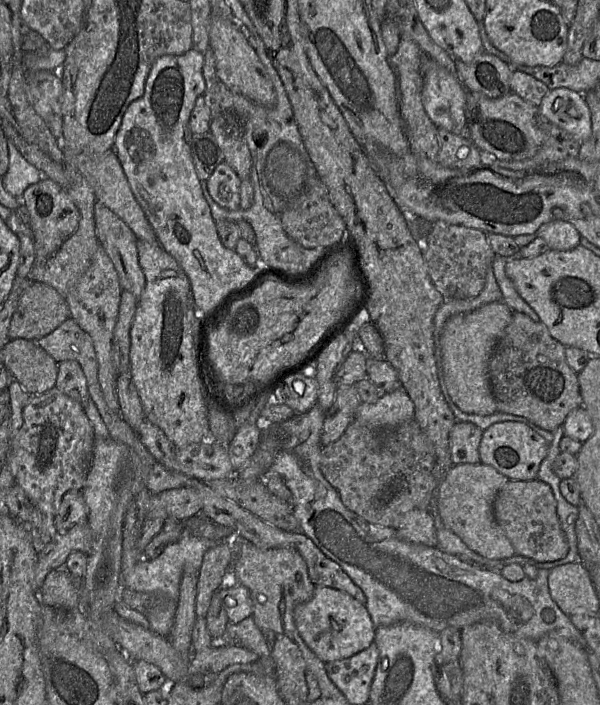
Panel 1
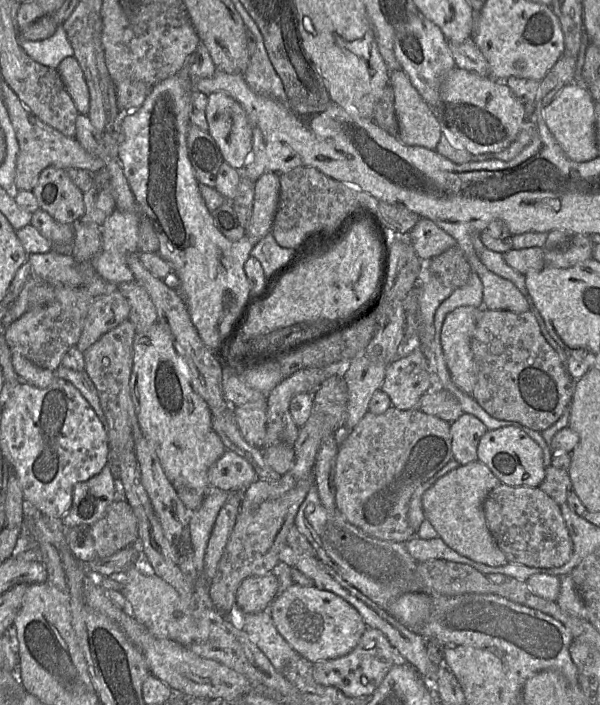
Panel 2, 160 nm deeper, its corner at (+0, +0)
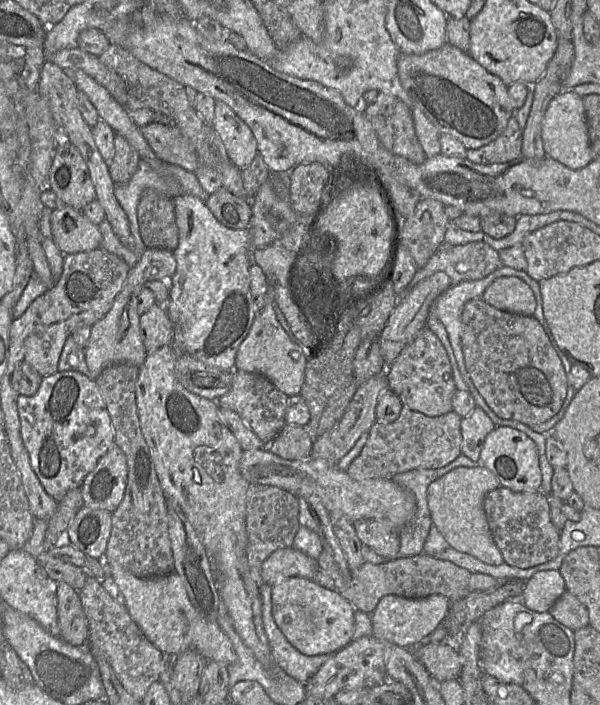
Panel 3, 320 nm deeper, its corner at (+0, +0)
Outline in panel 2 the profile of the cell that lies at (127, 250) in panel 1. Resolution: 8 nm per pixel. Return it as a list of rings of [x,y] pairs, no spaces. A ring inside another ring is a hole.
[[[136,280],[114,286],[130,305],[129,320],[134,324],[136,333],[146,331],[158,322],[156,308],[151,297]]]

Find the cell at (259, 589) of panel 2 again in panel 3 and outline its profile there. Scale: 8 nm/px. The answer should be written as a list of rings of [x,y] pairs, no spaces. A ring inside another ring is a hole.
[[[294,547],[281,548],[272,553],[261,567],[262,581],[270,586],[287,578],[312,579],[319,570],[317,559]]]

